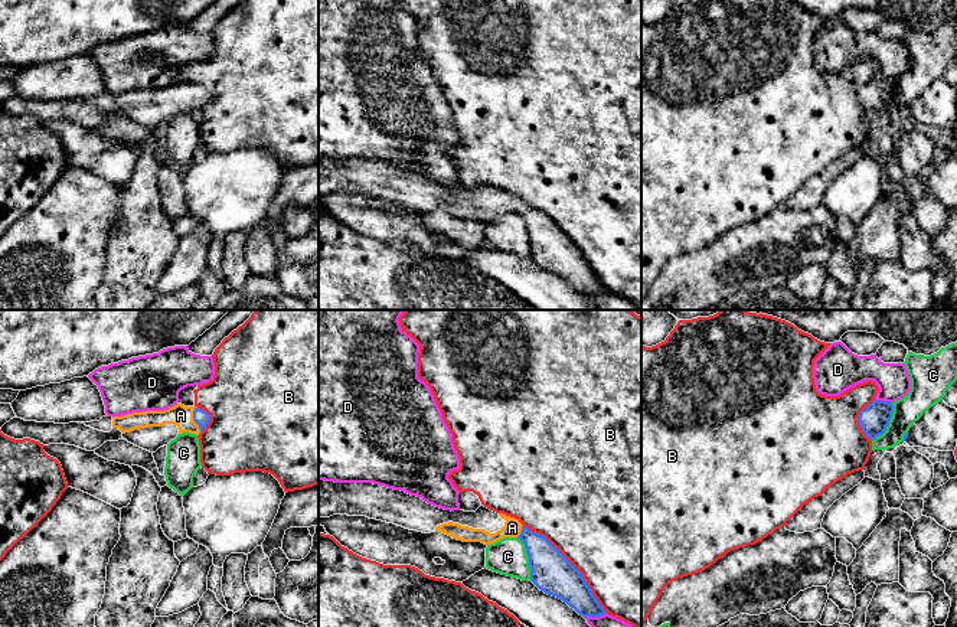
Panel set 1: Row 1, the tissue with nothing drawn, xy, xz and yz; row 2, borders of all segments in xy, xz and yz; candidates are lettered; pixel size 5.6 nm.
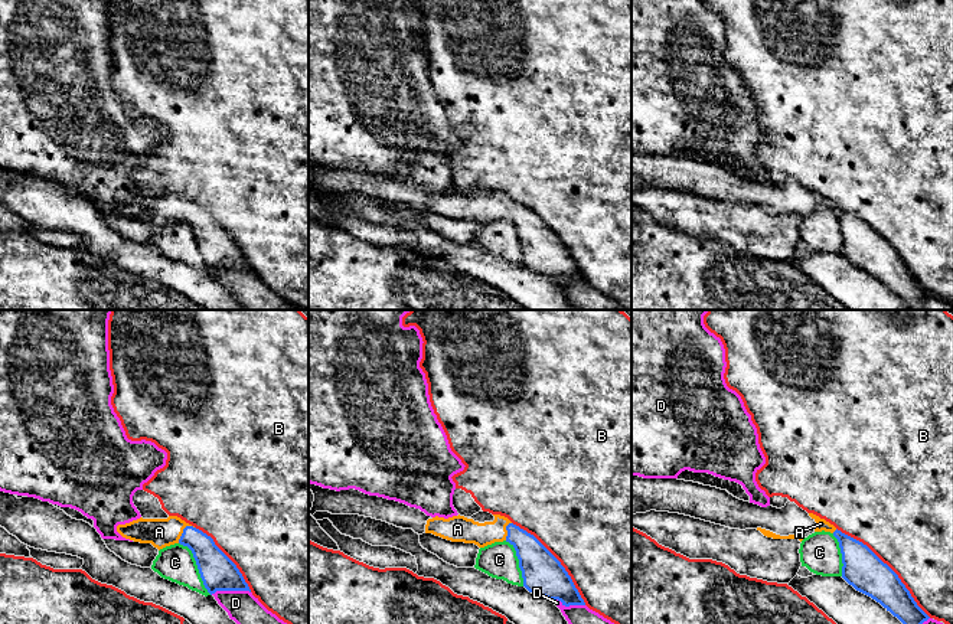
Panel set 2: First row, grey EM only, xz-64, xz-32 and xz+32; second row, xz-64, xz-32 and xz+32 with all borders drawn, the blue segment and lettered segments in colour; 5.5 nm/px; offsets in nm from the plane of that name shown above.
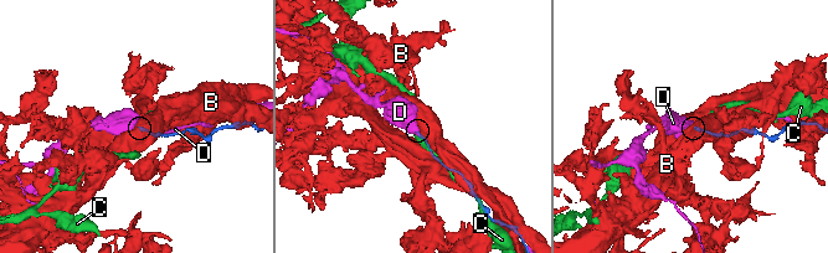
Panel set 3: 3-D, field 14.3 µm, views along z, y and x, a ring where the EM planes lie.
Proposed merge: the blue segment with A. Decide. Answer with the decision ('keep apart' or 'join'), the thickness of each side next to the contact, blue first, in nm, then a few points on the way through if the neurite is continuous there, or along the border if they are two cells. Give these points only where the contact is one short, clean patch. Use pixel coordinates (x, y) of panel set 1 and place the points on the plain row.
join | 90/120 nm | across xy (201, 94), (193, 97), (180, 92)

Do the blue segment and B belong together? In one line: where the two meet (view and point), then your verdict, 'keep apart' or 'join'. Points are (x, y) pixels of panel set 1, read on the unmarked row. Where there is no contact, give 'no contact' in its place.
xz (572, 242) | keep apart

